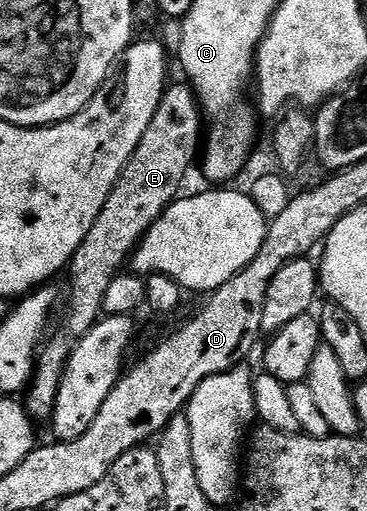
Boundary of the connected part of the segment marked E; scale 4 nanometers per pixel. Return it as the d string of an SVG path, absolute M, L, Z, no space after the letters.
M167 84L160 99L160 107L156 107L156 115L152 115L148 131L144 131L144 139L140 139L132 159L128 159L120 179L116 179L100 215L96 215L92 231L84 235L84 243L80 243L76 255L70 261L70 298L64 301L66 318L62 321L62 330L41 346L33 380L24 393L24 404L35 422L49 422L53 418L60 379L74 349L74 342L88 335L88 331L92 331L94 324L103 316L104 291L108 291L112 279L116 279L127 268L134 250L145 238L147 231L183 192L182 180L190 164L193 161L195 164L199 156L204 141L202 105L189 84L181 84Z

